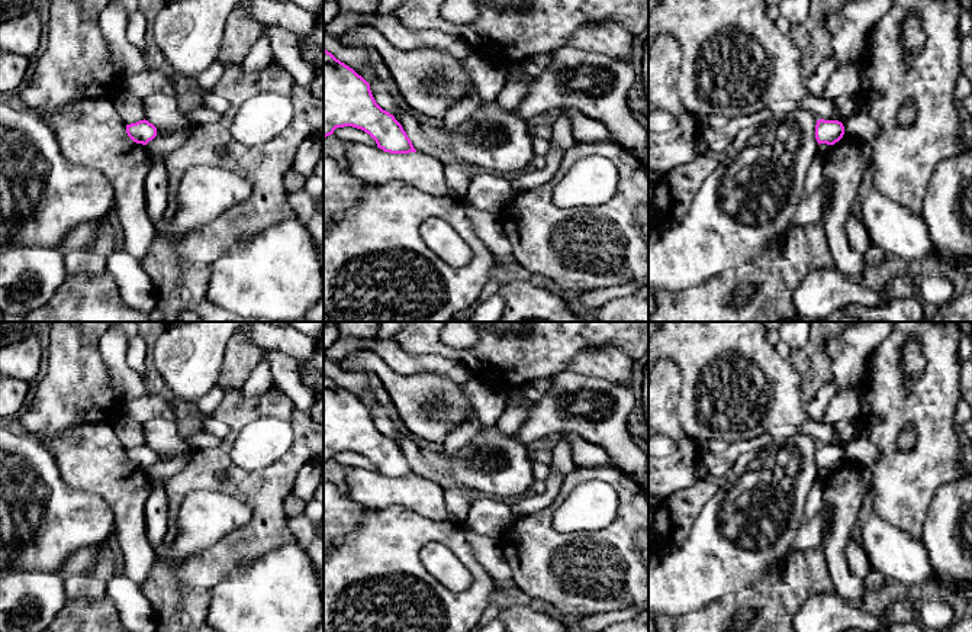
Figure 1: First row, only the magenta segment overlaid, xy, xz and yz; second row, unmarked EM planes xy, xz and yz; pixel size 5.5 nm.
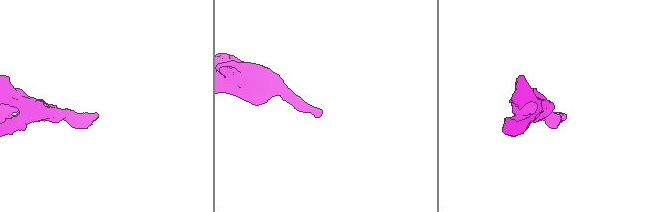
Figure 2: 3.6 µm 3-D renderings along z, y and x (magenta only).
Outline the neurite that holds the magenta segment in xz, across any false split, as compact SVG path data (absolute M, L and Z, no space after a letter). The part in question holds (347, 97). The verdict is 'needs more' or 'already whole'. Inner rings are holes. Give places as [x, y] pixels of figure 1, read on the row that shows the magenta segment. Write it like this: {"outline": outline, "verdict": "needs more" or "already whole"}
{"outline": "M324 49L324 138L344 126L364 130L384 152L416 152L402 125L376 103L370 84Z", "verdict": "already whole"}

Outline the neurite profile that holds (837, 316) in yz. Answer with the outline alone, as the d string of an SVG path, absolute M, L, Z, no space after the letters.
M840 309L820 322L872 322L872 320L859 317L859 316L850 316L844 313L843 309Z

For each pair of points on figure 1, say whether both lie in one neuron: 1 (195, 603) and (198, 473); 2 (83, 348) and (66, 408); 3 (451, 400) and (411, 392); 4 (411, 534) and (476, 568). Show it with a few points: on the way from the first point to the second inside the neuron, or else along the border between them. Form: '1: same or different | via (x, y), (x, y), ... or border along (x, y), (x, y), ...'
1: same | via (218, 564), (256, 526), (256, 505), (237, 486)
2: same | via (76, 363), (76, 390), (73, 393)
3: same | via (441, 400), (421, 399)
4: same | via (428, 534), (444, 534), (462, 551)

